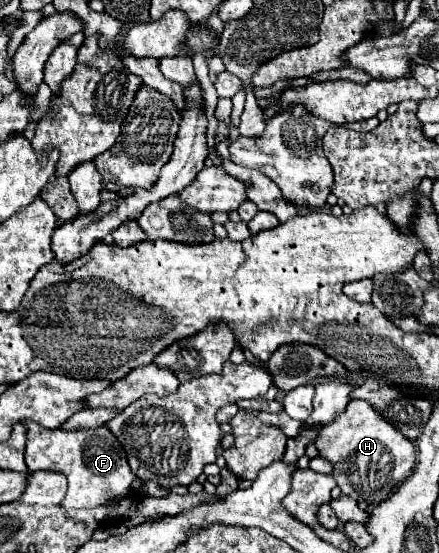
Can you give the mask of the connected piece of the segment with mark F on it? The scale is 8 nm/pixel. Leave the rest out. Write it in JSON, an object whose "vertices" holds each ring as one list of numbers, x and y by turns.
{"vertices":[[36,422,28,426,26,442,26,466,30,472,54,470,64,472,68,478,68,494,62,502,64,510,82,510,102,506,114,496,126,496,136,474,128,466,126,452,116,436,106,428,98,426,92,430,48,430]]}

